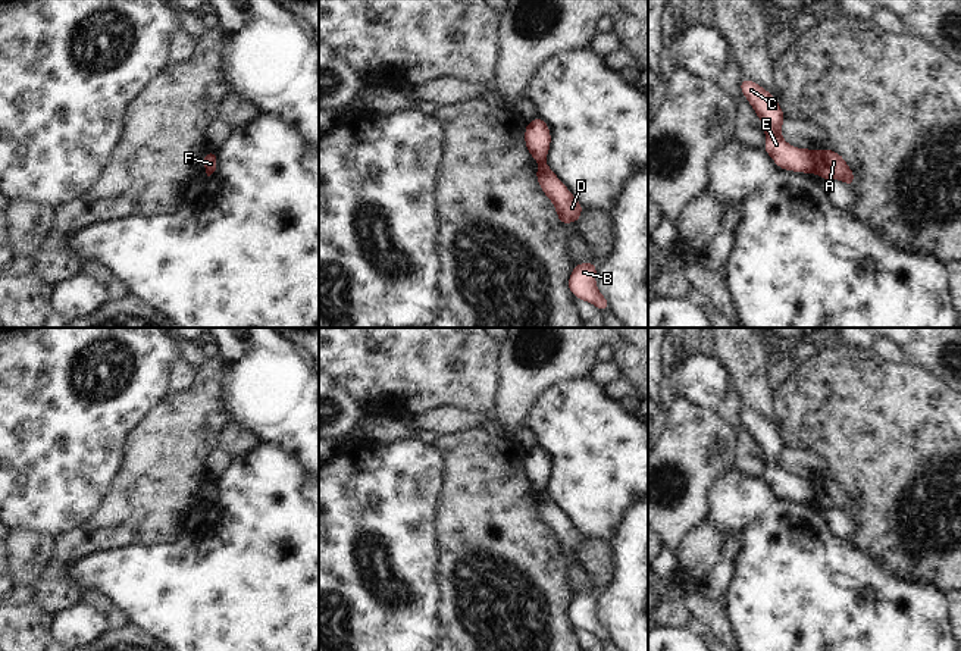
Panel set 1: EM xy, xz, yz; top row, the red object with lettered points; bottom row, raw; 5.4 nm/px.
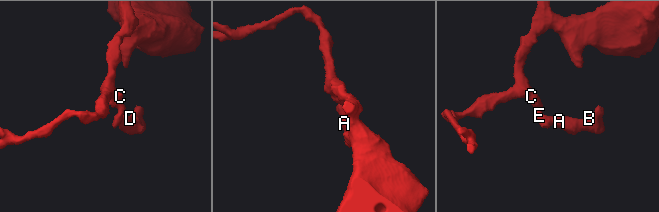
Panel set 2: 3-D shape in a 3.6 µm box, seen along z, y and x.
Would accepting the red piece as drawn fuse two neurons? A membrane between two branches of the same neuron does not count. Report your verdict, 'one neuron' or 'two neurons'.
two neurons

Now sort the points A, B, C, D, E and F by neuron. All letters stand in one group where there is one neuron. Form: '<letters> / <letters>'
A B D / C E F

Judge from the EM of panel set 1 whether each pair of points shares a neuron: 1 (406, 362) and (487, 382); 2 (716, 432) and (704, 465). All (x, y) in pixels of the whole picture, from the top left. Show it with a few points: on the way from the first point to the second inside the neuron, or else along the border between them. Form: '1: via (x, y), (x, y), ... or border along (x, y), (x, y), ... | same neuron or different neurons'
1: via (426, 362), (438, 362), (450, 373), (466, 375) | same neuron
2: via (708, 440), (704, 444), (704, 457) | same neuron

